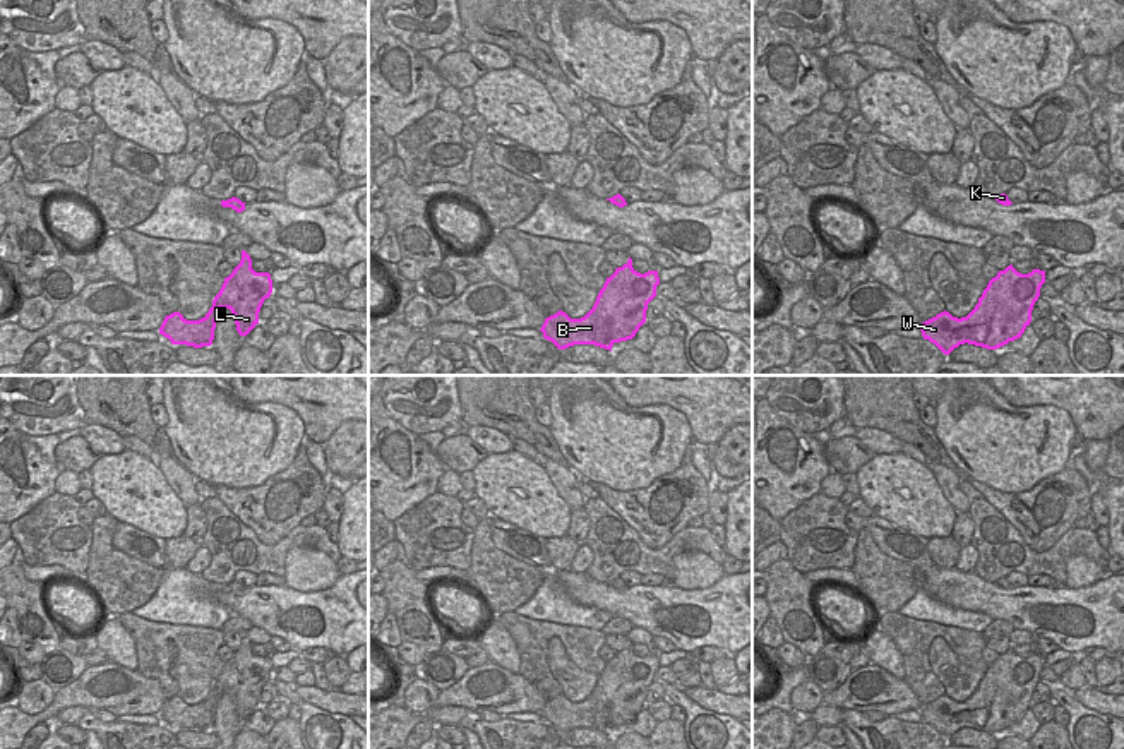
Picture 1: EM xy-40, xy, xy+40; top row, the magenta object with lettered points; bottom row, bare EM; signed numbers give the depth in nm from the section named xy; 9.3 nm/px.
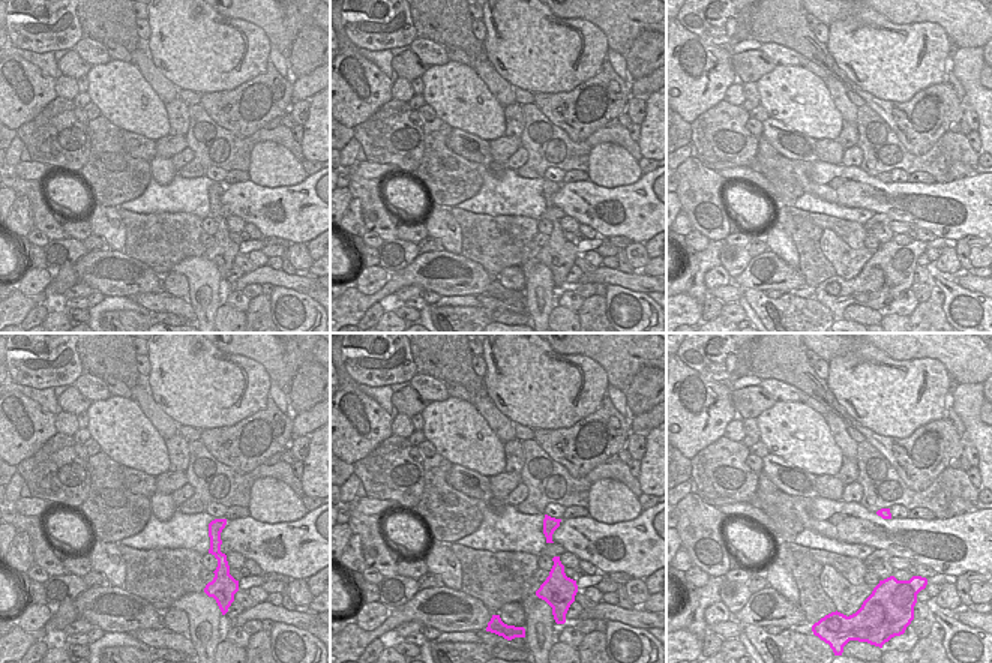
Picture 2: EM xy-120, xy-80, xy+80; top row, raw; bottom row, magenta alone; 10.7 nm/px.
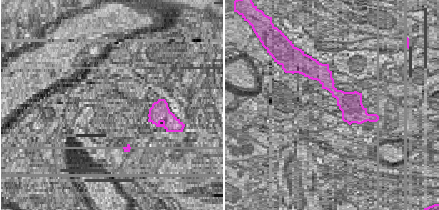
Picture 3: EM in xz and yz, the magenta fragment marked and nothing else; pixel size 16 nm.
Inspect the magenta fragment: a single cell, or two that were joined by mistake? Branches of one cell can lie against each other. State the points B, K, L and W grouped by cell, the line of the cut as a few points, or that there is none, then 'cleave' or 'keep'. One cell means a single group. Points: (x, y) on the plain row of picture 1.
B K L W; no cut; keep

